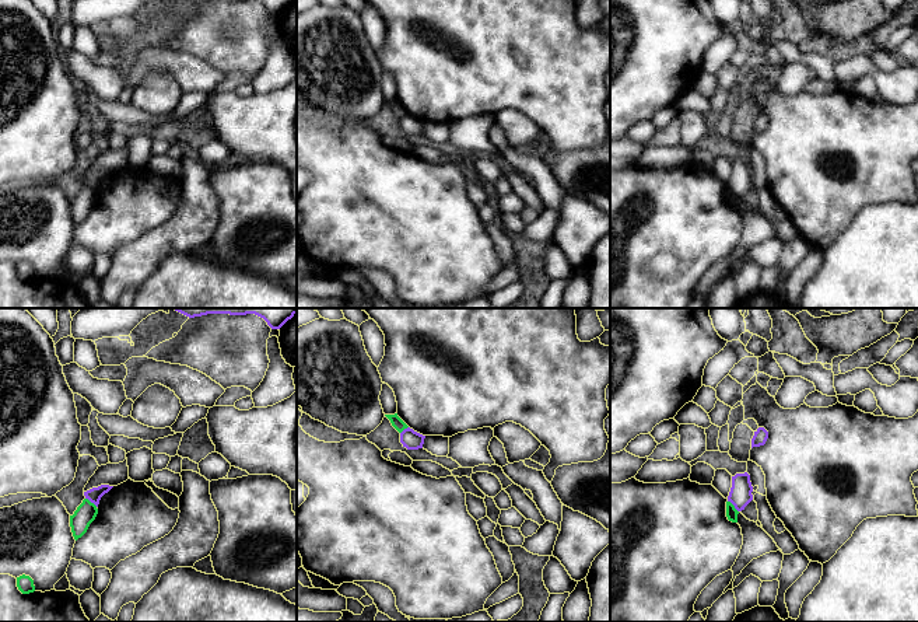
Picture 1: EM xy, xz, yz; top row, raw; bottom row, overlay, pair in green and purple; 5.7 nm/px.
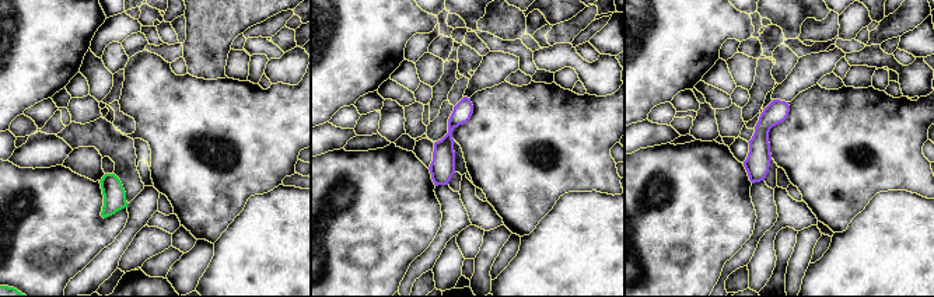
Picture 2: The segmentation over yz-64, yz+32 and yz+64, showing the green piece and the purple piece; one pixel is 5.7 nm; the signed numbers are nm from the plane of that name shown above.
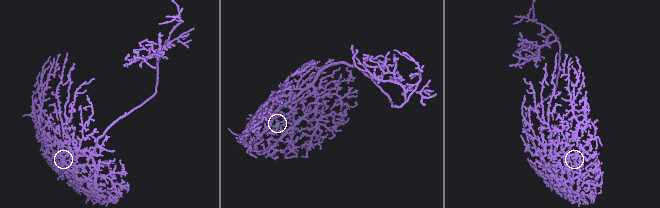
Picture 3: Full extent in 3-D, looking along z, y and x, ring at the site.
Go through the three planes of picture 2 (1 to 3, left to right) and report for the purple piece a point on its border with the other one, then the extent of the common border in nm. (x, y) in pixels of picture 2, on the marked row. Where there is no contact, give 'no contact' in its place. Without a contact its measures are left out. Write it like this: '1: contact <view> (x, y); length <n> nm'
1: no contact
2: no contact
3: no contact

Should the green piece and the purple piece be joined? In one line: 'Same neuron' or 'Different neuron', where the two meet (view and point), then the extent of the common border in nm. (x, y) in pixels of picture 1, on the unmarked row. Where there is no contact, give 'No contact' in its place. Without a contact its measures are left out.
Different neuron. Touches green at yz (733, 192). Shared border 90 nm

